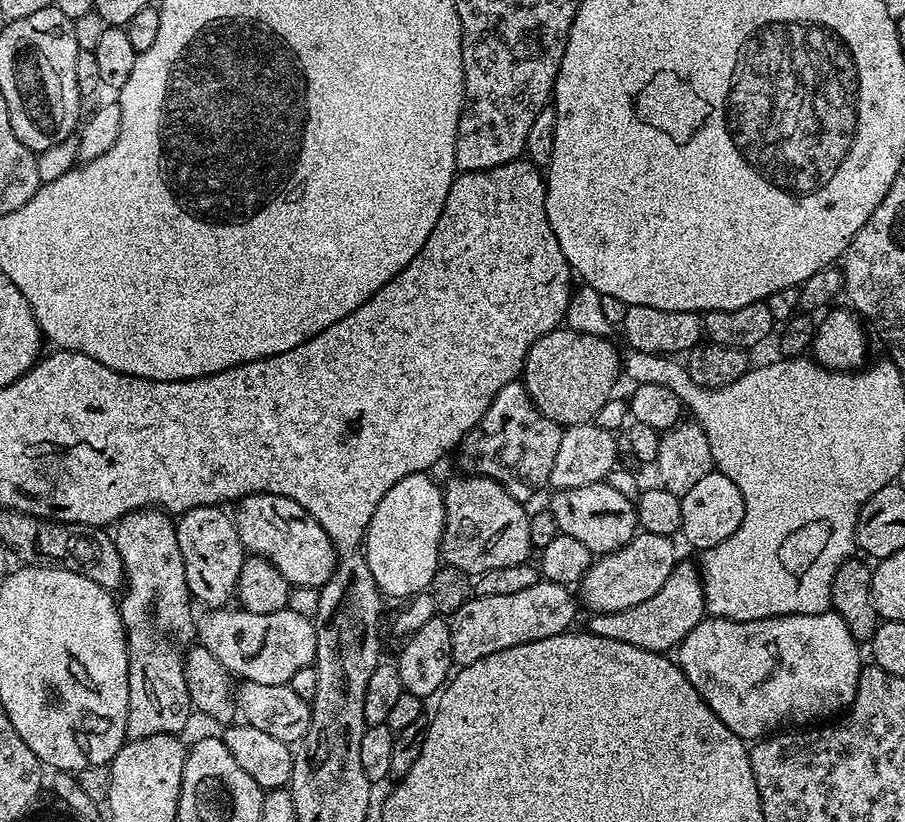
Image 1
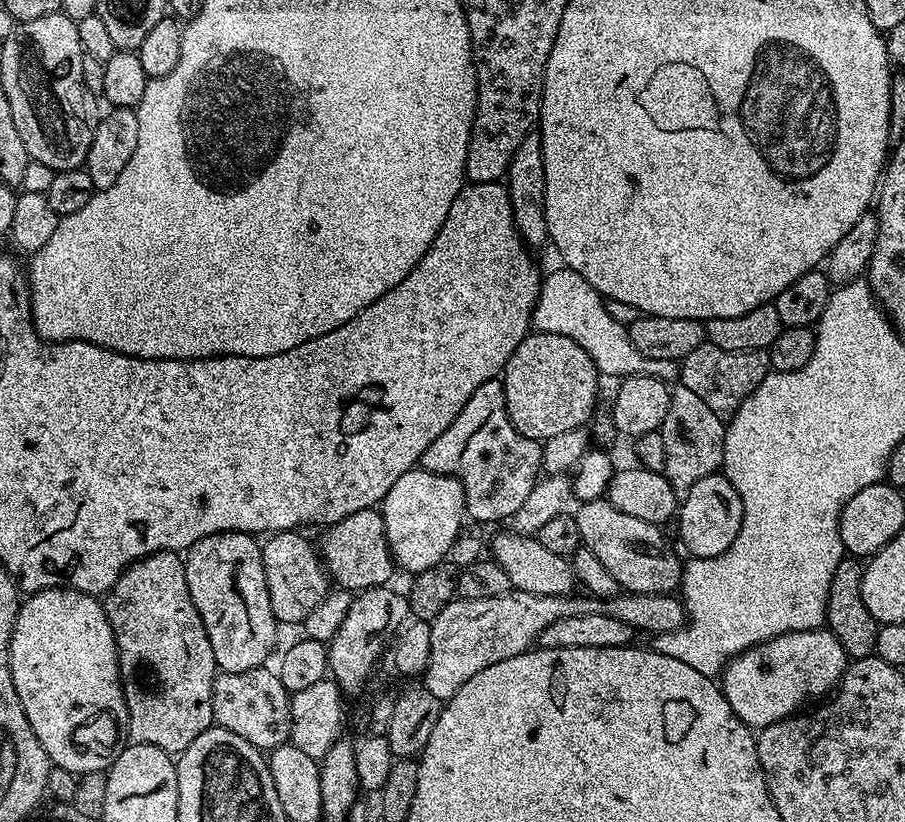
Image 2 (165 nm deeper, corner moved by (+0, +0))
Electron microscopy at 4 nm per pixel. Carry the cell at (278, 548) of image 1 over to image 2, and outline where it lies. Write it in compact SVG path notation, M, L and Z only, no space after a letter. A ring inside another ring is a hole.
M376 508L358 510L358 514L342 518L325 532L328 533L325 534L324 541L319 541L318 551L329 577L339 587L346 588L353 594L364 594L379 589L376 588L379 584L384 584L391 578L394 561L388 548L383 518Z

